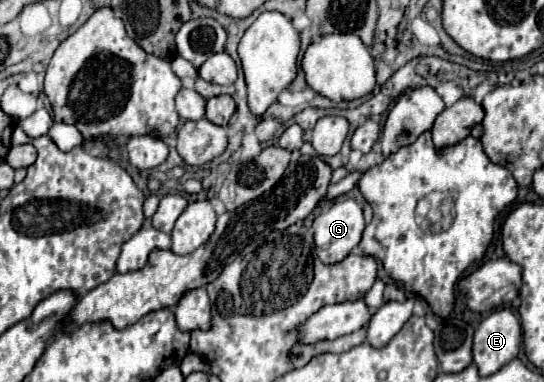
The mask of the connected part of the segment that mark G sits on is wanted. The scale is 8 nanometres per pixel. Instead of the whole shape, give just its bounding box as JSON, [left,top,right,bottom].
[312,199,364,265]

